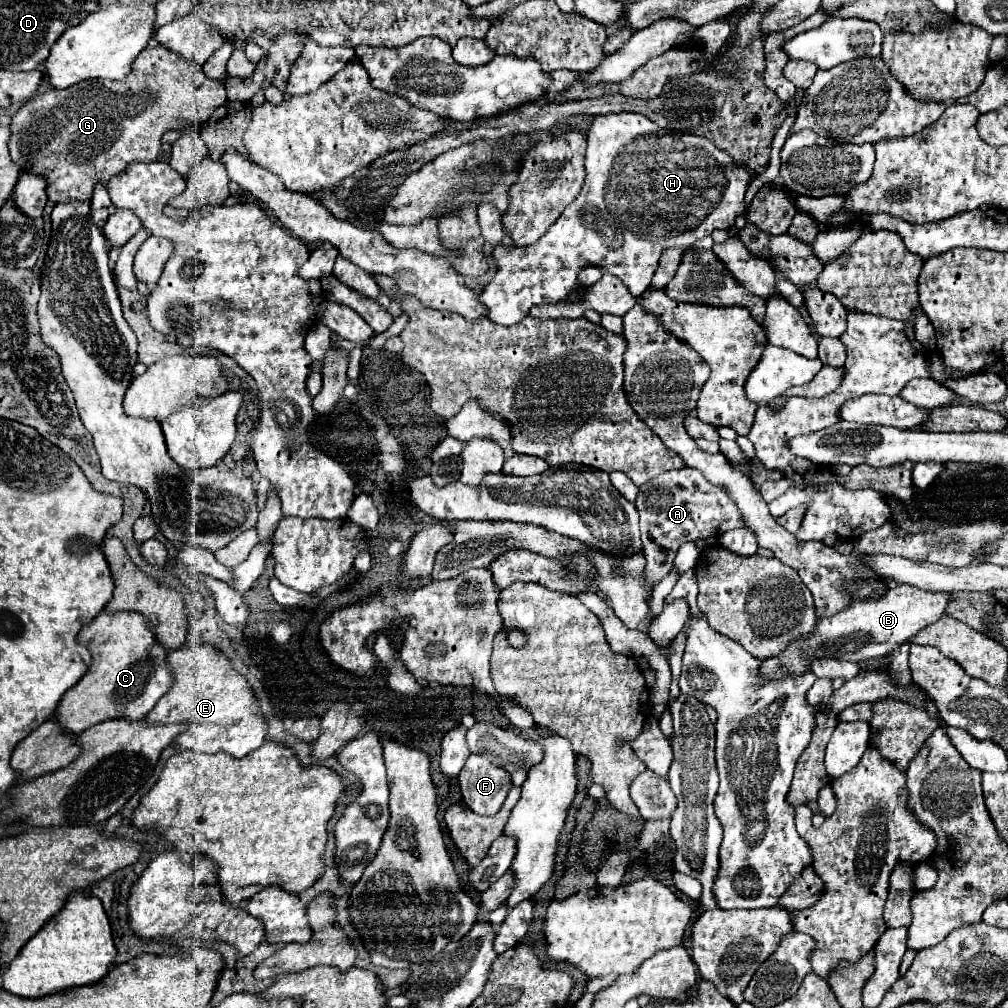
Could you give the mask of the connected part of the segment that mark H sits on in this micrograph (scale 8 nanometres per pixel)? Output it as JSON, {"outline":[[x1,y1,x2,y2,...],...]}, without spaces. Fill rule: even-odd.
{"outline":[[608,113,594,119,586,139,586,181,580,197,564,209,558,221,534,245,496,245,492,249,498,271,480,295,480,303,488,309,492,323,514,325,528,315,532,305,558,303,568,297,574,299,582,289,582,285,576,283,578,269,586,265,604,267,608,273,620,277,630,293,638,297,650,287,658,259,666,249,674,245,694,245,696,239,710,235,714,229,730,229,736,215,744,213,744,193,752,183,750,175,704,137,680,137,676,131,656,127,656,123,642,113]]}

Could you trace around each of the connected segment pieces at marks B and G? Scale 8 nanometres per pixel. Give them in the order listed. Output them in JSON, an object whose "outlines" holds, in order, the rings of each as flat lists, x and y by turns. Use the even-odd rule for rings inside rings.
{"outlines":[[[896,585,894,589,888,589,884,597,854,601,852,607,848,607,848,611,842,611,828,619,820,619,812,635,798,639,780,657,762,661,760,665,764,667,766,675,780,677,786,673,798,675,808,671,808,665,814,657,832,657,832,659,854,661,854,663,872,657,882,657,890,653,894,647,910,641,910,637,916,635,920,629,936,623,944,615,950,603,952,597,944,591,922,591,910,585]],[[150,43,138,57,136,57,136,63,130,71,130,75,122,81,112,81,112,79,86,79,82,83,76,83,68,89,48,89,44,91,40,97,34,97,30,101,26,101,24,107,20,107,14,115,12,115,12,123,10,123,10,131,12,131,12,137,10,137,10,155,12,155,12,161,14,163,20,163,22,171,32,171,32,173,40,173,48,179,48,187,46,187,46,193,48,193,48,199,56,201,56,203,64,203,64,201,74,201,74,199,90,199,92,197,92,189,96,185,96,181,110,181,114,175,120,175,122,171,126,171,130,167,130,163,134,161,158,161,160,153,162,153,162,135,170,129,182,129,186,125,192,125,192,123,198,123,202,125,212,113,214,109,218,109,220,105,226,103,226,87,224,87,224,81,212,81,204,75,202,67,196,65,194,61,188,61,172,51,168,51,166,47,162,47,160,43]]]}

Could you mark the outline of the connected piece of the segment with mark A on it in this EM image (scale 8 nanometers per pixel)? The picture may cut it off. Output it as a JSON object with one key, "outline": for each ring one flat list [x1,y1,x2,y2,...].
{"outline":[[688,467,668,471,644,483,636,497,636,509,640,513,642,553,646,557,648,587,654,587,672,569,672,561,682,543,720,537,720,533,736,529,736,523,740,523,736,505,728,499,728,495,724,495,720,487,712,487,712,483,708,483,700,471,692,471]]}

